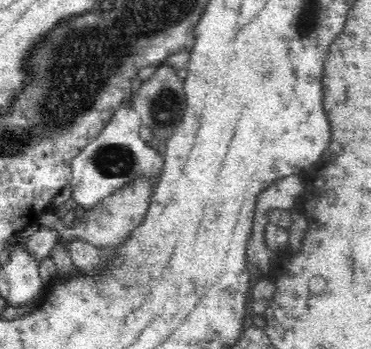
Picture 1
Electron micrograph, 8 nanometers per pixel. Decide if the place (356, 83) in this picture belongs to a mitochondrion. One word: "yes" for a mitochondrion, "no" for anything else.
no

